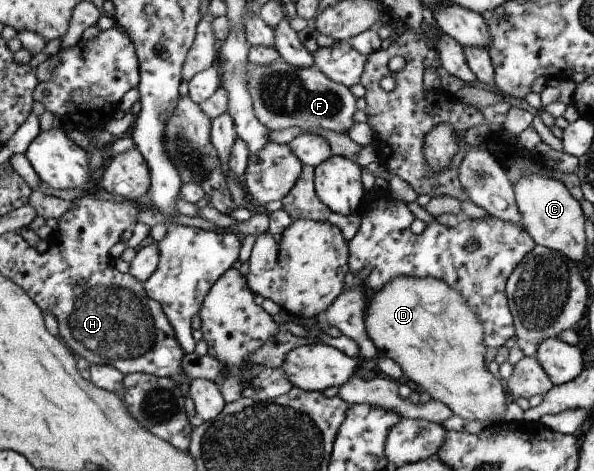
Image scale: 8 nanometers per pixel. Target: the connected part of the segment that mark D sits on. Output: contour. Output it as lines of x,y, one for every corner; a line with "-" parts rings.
394,277
380,291
370,295
363,313
363,325
366,336
377,352
377,357
394,361
404,378
417,386
417,390
428,393
432,400
446,405
450,412
466,421
488,421
489,424
500,423
509,402
504,383
493,376
484,365
487,347
482,343
482,325
478,317
468,309
462,295
452,291
446,283
432,277

